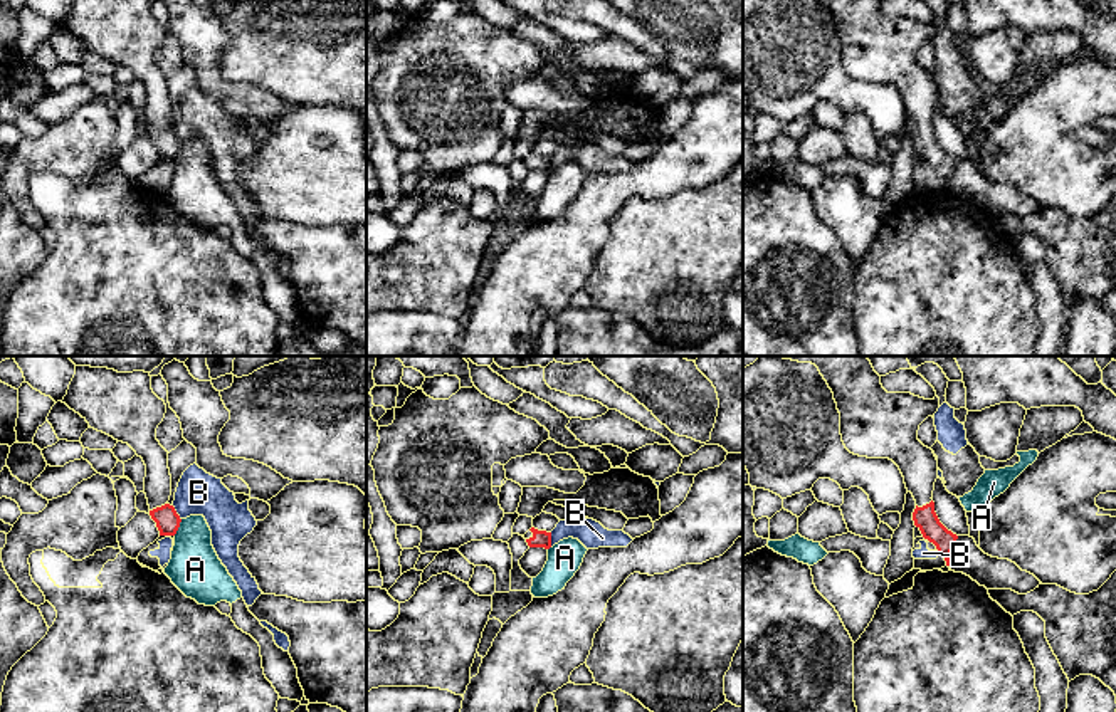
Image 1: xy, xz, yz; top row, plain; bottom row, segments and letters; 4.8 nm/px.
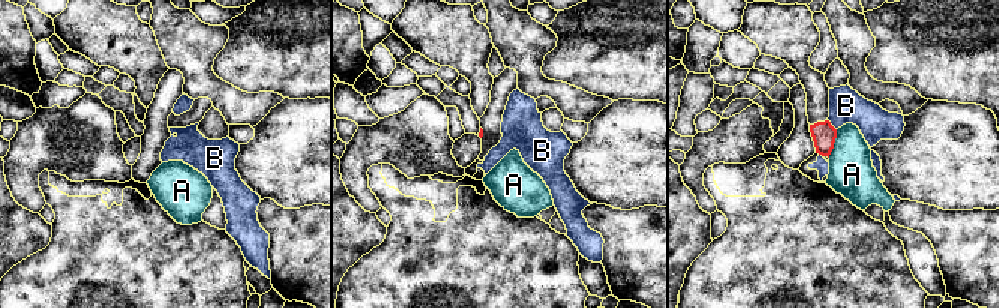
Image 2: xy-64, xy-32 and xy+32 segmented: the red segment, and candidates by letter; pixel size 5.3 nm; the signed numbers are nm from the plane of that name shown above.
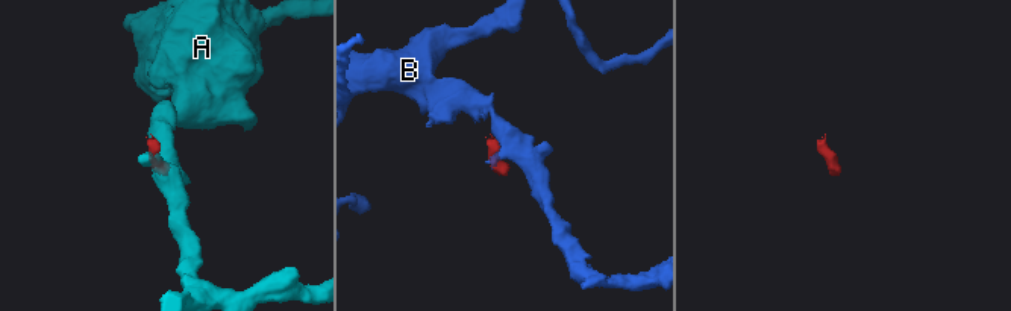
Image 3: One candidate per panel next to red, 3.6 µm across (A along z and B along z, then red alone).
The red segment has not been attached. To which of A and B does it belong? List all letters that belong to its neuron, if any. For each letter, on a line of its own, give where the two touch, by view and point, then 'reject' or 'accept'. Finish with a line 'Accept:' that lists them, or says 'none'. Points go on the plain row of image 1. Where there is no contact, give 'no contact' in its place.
A: contact xy (178, 150); reject
B: contact xz (550, 163); reject
Accept: none

